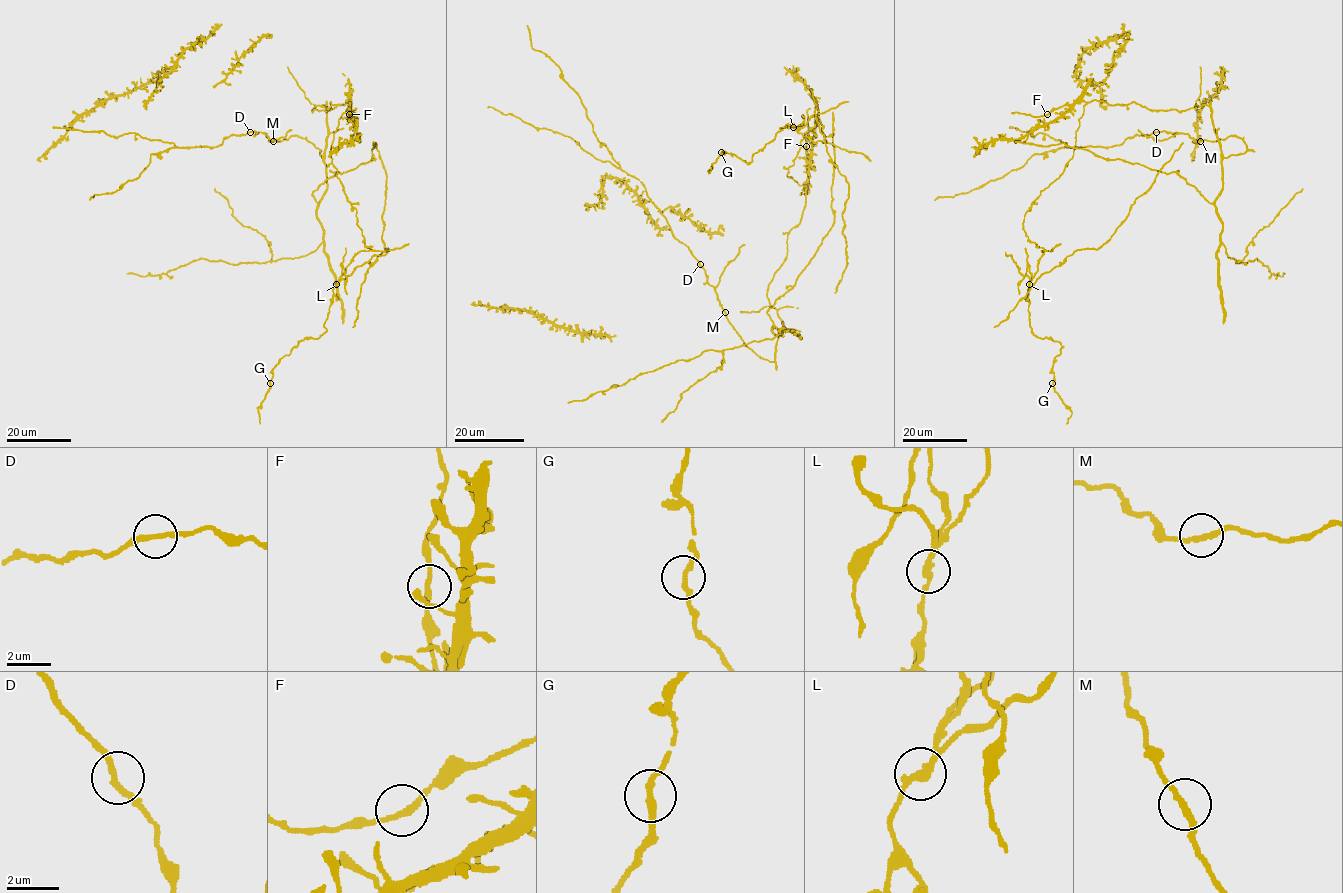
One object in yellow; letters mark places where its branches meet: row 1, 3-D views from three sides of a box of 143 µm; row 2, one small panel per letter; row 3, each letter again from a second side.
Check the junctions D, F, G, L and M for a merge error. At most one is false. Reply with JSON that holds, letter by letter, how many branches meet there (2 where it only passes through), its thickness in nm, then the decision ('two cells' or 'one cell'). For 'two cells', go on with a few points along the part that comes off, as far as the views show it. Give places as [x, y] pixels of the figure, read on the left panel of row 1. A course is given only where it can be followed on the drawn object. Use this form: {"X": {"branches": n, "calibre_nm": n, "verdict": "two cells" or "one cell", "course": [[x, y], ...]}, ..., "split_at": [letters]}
{"D": {"branches": 2, "calibre_nm": 240, "verdict": "one cell"}, "F": {"branches": 2, "calibre_nm": 240, "verdict": "one cell"}, "G": {"branches": 2, "calibre_nm": 240, "verdict": "one cell"}, "L": {"branches": 2, "calibre_nm": 240, "verdict": "two cells", "course": [[336, 285], [373, 256], [388, 252]]}, "M": {"branches": 2, "calibre_nm": 240, "verdict": "one cell"}, "split_at": ["L"]}

